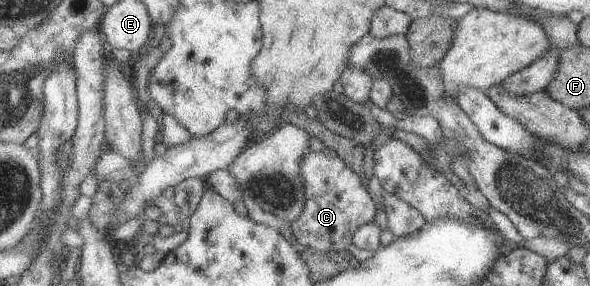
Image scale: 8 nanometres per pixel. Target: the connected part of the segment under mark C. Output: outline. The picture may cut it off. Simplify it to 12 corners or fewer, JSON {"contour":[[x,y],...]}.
{"contour":[[329,147],[307,151],[290,223],[313,251],[347,251],[378,205]]}

